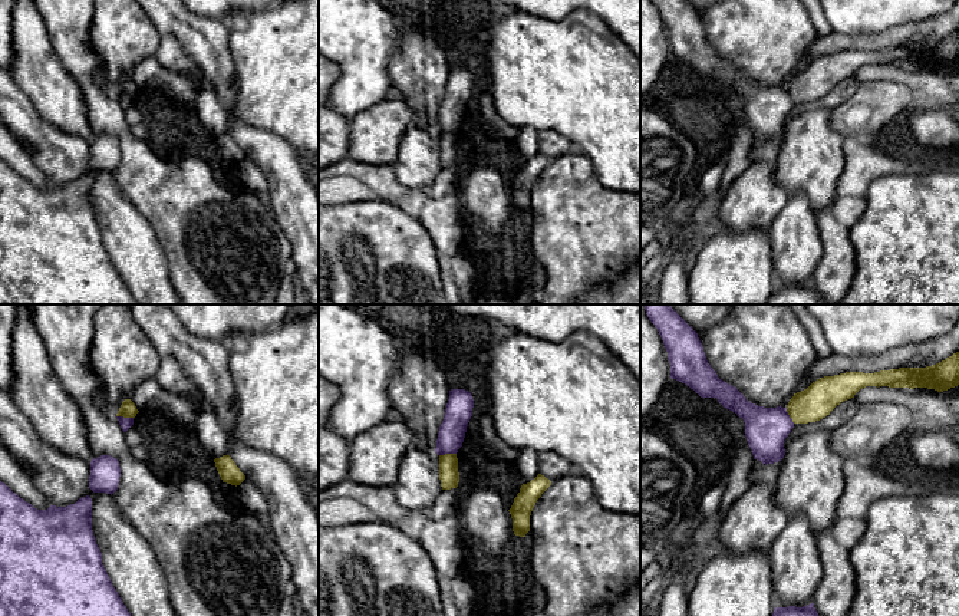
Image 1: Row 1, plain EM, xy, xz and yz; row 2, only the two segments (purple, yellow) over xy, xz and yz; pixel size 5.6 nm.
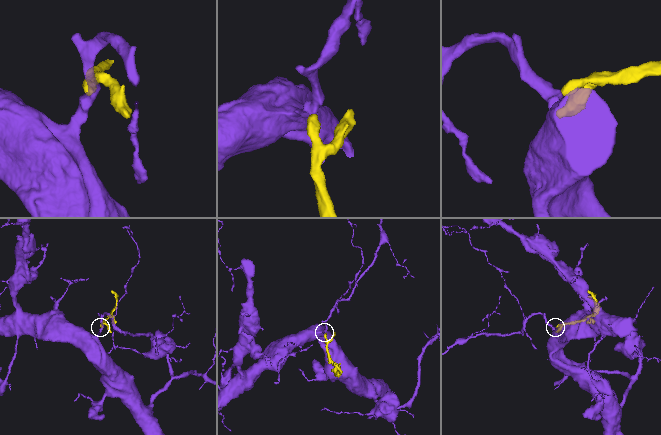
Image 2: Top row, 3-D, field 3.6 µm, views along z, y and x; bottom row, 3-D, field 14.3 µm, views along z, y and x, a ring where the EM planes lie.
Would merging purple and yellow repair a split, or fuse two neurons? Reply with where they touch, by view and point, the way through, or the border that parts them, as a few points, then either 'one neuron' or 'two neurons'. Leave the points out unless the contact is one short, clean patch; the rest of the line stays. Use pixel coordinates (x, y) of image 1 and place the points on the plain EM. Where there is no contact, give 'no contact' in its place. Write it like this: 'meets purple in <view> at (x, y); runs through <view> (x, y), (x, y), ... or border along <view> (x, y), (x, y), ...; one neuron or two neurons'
meets purple in xy at (125, 96); border along xy (117, 94), (132, 96); two neurons

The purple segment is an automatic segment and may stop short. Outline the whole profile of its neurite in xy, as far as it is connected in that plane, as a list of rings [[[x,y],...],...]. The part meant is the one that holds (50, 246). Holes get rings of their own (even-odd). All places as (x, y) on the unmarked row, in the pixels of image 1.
[[[0,159],[0,304],[139,304],[102,243],[92,210],[92,177],[37,188]]]

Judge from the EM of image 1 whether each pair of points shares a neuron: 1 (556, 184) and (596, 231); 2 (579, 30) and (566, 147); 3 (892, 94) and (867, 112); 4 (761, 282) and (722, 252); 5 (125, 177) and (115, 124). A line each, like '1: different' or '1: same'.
1: same
2: different
3: same
4: same
5: same

